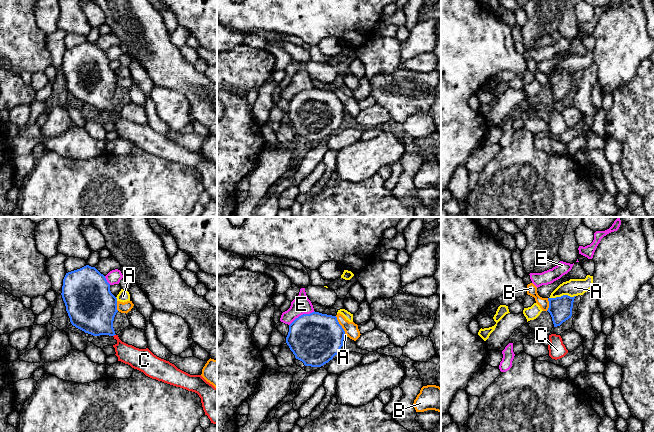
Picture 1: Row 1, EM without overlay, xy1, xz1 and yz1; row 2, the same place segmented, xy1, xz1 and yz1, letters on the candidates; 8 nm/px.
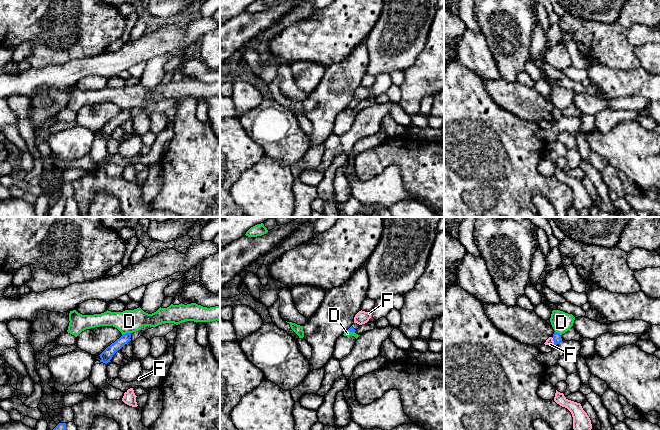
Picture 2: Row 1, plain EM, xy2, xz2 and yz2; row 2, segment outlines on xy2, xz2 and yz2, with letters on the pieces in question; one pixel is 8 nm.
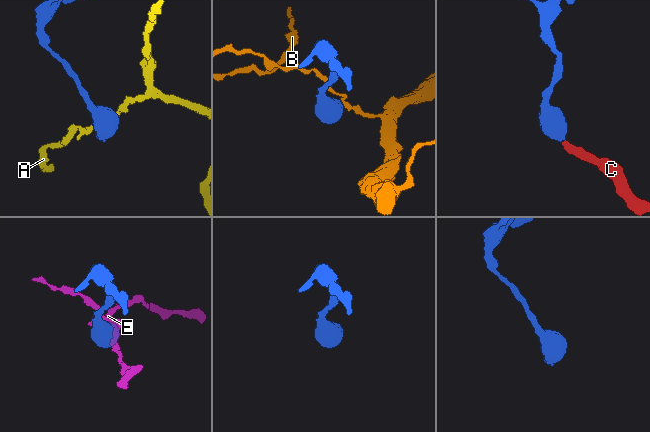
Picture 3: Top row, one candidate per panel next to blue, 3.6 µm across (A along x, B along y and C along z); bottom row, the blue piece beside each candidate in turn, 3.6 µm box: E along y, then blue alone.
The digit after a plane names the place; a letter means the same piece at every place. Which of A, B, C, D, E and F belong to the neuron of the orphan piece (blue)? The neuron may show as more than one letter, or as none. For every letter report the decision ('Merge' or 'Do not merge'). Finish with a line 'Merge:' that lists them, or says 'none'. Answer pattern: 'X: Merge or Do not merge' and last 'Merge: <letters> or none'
A: Do not merge
B: Do not merge
C: Merge
D: Do not merge
E: Do not merge
F: Do not merge
Merge: C

